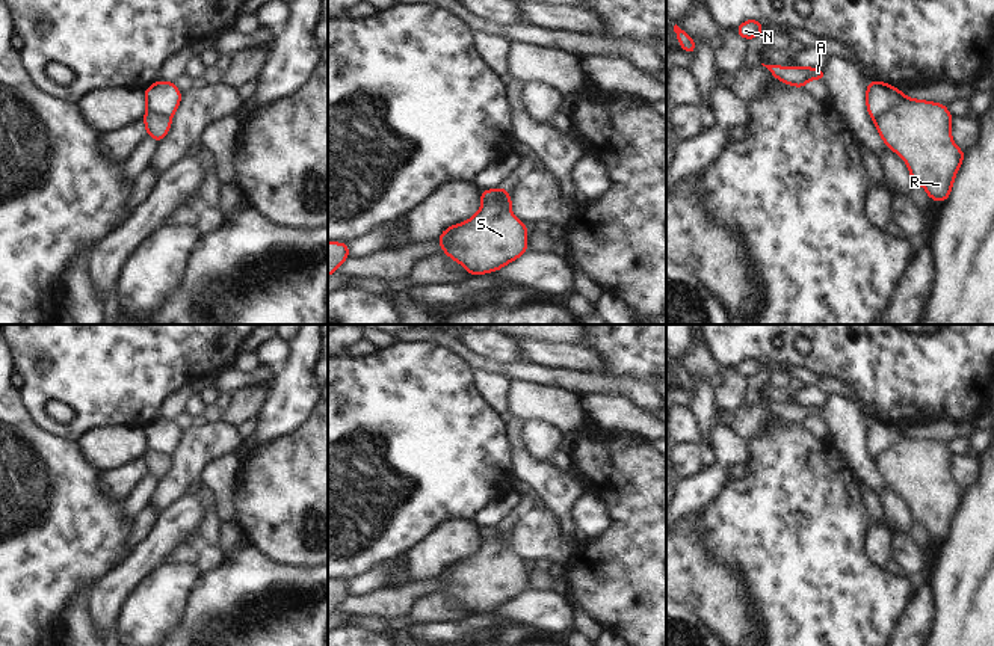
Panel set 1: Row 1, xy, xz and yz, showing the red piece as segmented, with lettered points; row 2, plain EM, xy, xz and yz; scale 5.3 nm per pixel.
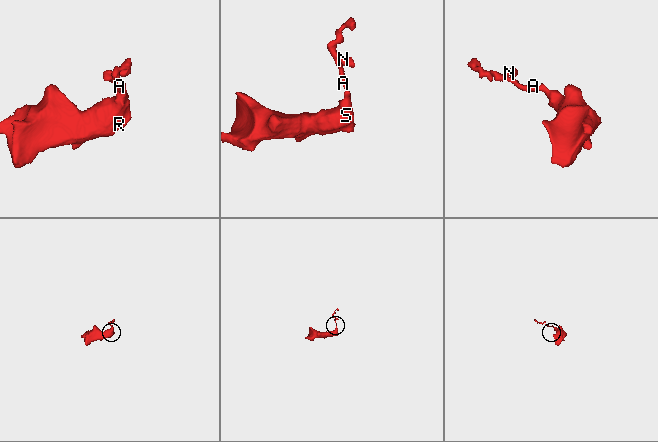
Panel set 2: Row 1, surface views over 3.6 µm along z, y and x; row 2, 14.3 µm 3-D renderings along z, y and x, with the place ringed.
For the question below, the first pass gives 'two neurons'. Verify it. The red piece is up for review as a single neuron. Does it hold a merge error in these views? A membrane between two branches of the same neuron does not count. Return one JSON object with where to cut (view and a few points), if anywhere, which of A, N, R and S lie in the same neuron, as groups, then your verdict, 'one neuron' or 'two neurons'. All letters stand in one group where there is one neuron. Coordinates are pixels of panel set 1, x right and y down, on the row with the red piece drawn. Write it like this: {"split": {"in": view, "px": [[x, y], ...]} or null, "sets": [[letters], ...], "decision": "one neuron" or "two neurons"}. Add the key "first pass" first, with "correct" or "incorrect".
{"first pass": "correct", "split": {"in": "yz", "px": [[905, 95], [875, 121]]}, "sets": [["A", "N"], ["R", "S"]], "decision": "two neurons"}

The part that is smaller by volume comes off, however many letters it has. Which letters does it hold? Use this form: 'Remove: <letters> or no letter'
Remove: A, N

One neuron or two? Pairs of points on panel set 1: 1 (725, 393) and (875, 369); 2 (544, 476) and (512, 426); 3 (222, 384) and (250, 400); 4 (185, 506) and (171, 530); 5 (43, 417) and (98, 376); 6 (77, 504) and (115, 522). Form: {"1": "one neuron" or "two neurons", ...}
{"1": "two neurons", "2": "one neuron", "3": "two neurons", "4": "one neuron", "5": "one neuron", "6": "one neuron"}

